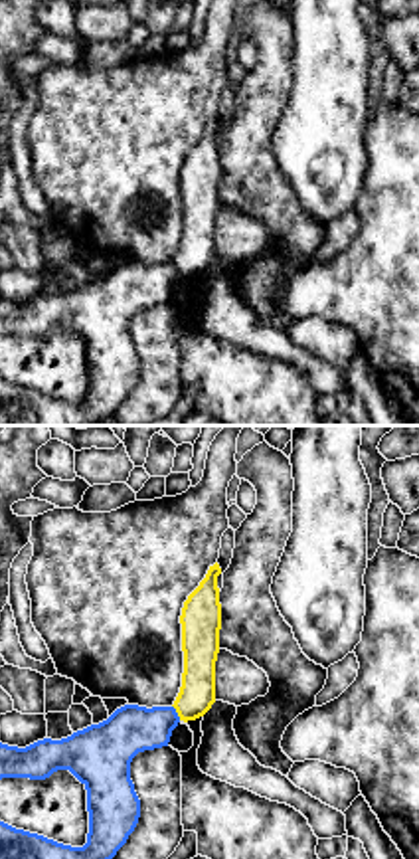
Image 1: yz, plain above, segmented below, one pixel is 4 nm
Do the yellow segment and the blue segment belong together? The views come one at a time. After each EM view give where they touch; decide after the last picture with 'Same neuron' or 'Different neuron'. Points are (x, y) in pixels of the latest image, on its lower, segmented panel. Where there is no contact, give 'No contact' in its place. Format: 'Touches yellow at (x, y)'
Touches yellow at (176, 711)

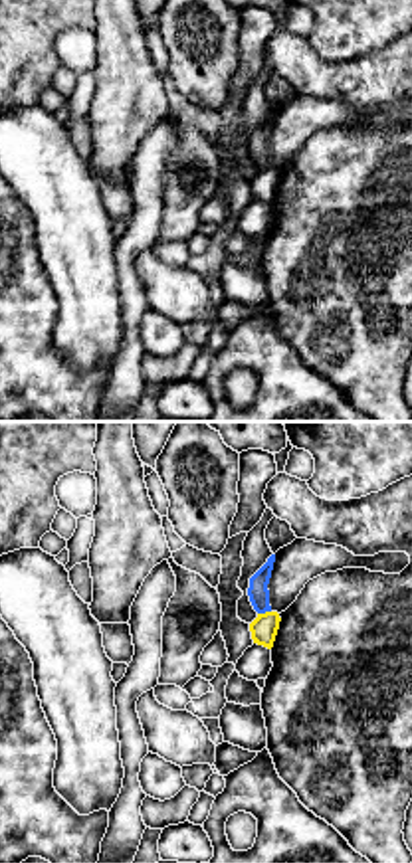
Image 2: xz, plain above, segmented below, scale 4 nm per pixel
Touches yellow at (266, 612)

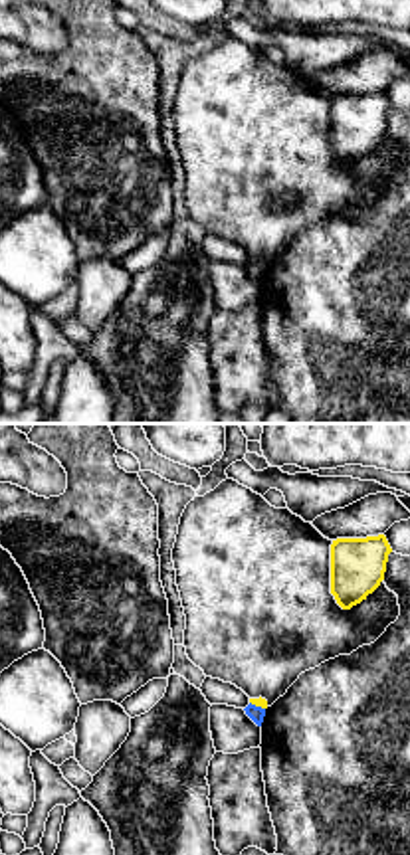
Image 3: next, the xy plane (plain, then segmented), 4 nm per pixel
Touches yellow at (258, 705)

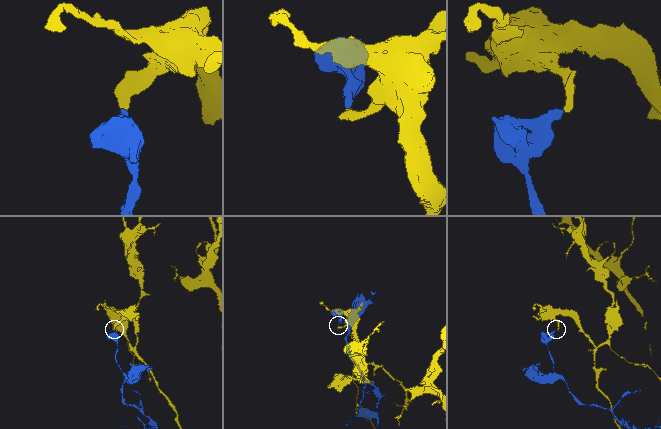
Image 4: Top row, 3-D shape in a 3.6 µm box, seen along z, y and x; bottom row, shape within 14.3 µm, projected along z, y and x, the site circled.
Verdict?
Different neuron

